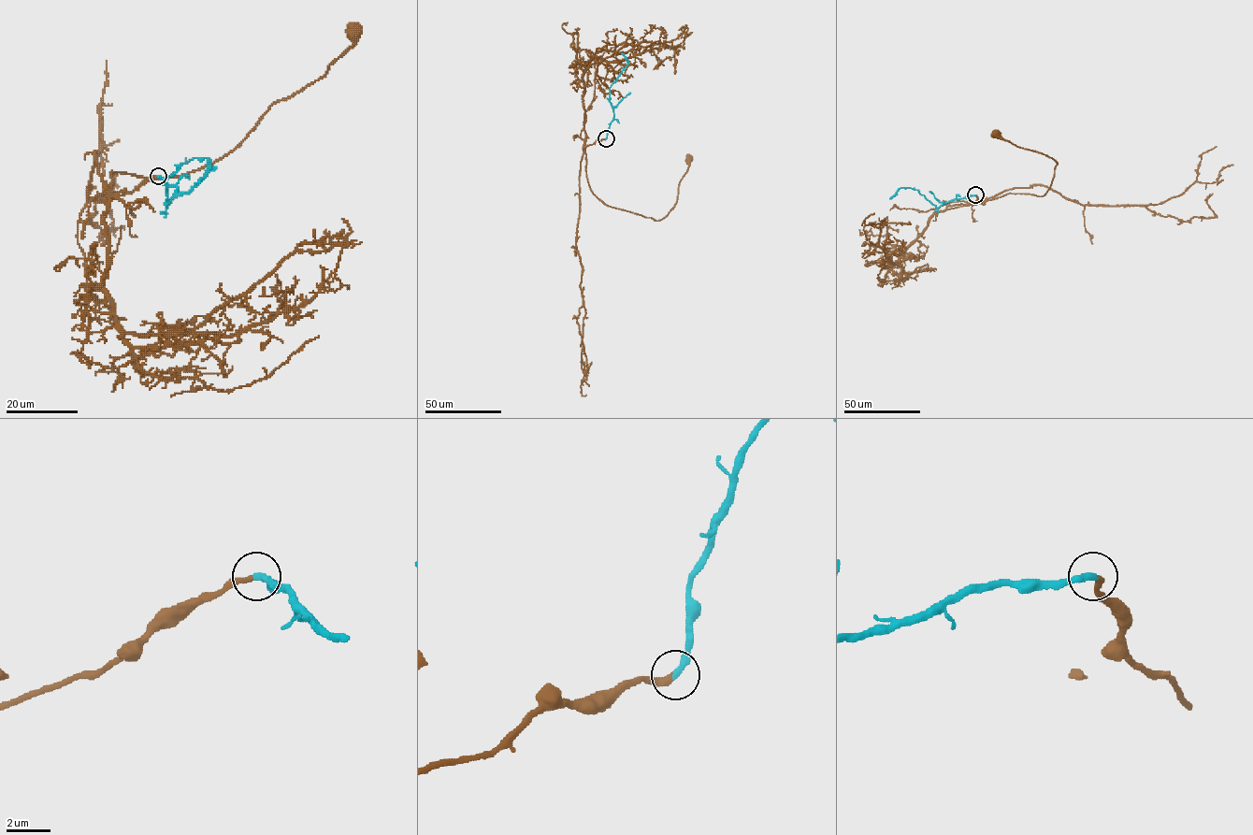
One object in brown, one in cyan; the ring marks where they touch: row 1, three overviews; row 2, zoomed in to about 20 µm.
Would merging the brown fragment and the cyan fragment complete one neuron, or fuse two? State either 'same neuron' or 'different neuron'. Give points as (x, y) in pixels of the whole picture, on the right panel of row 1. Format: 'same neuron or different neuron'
same neuron

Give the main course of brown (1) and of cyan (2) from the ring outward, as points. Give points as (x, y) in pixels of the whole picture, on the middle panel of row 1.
1: (605, 138), (583, 148), (591, 191), (610, 206), (655, 221), (667, 214), (676, 202), (688, 159)
2: (606, 138), (613, 115), (609, 88), (627, 64), (621, 52)

